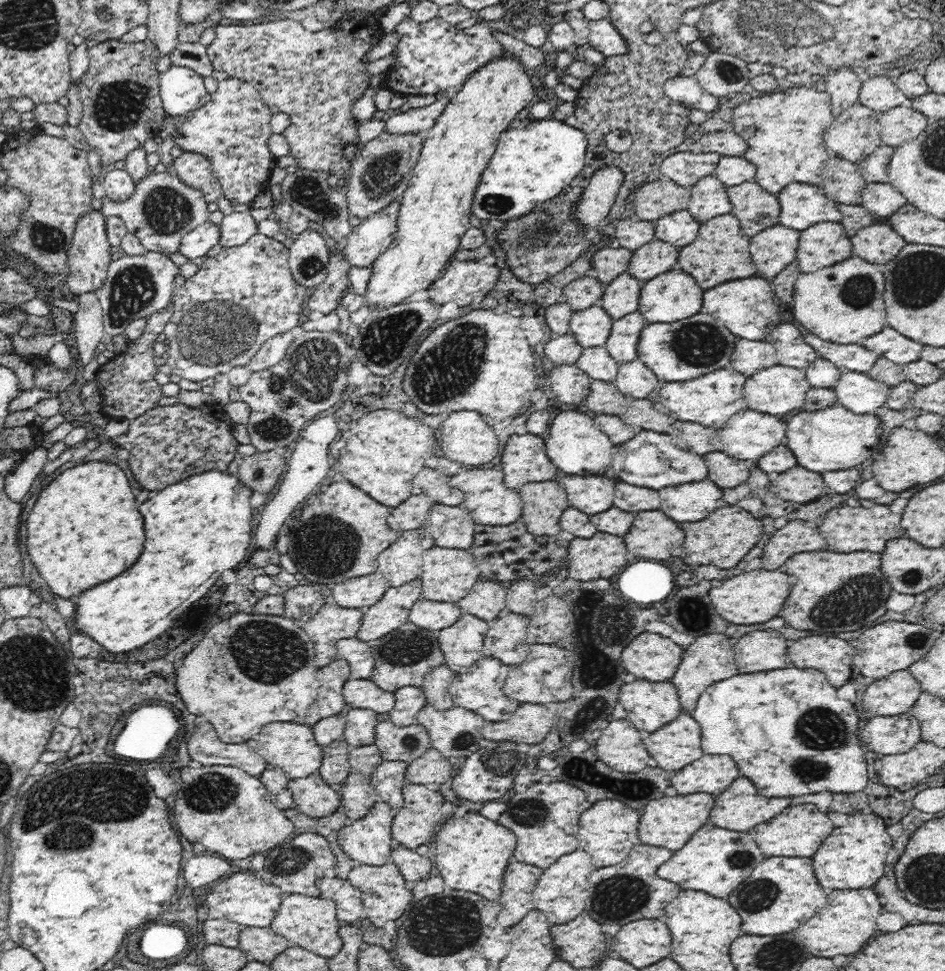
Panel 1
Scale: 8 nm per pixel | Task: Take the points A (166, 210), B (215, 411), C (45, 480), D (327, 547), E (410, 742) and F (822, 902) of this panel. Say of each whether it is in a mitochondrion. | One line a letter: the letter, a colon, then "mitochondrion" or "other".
A: mitochondrion
B: other
C: other
D: mitochondrion
E: mitochondrion
F: other

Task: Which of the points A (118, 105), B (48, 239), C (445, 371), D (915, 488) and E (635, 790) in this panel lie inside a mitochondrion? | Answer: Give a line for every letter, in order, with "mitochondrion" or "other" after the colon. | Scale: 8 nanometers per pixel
A: mitochondrion
B: mitochondrion
C: mitochondrion
D: other
E: mitochondrion

